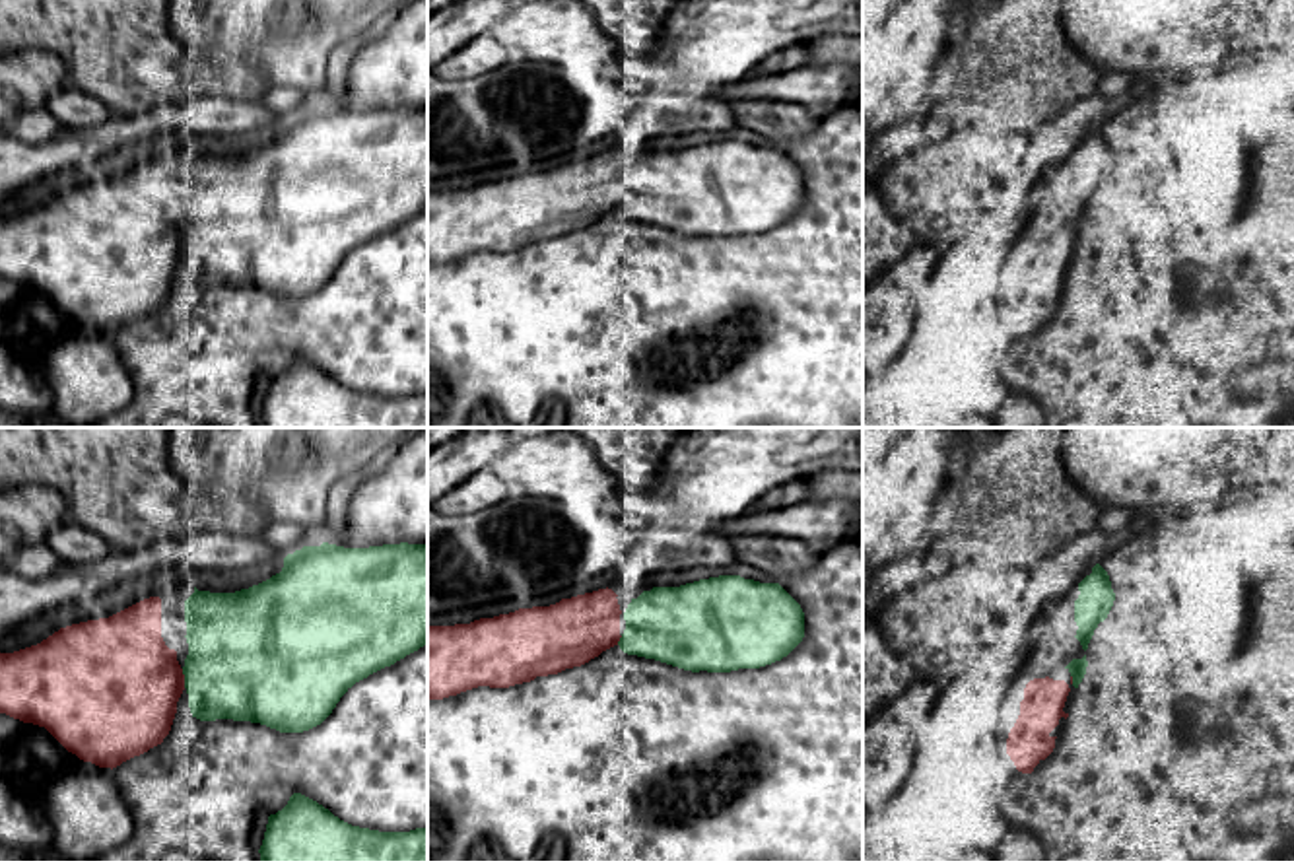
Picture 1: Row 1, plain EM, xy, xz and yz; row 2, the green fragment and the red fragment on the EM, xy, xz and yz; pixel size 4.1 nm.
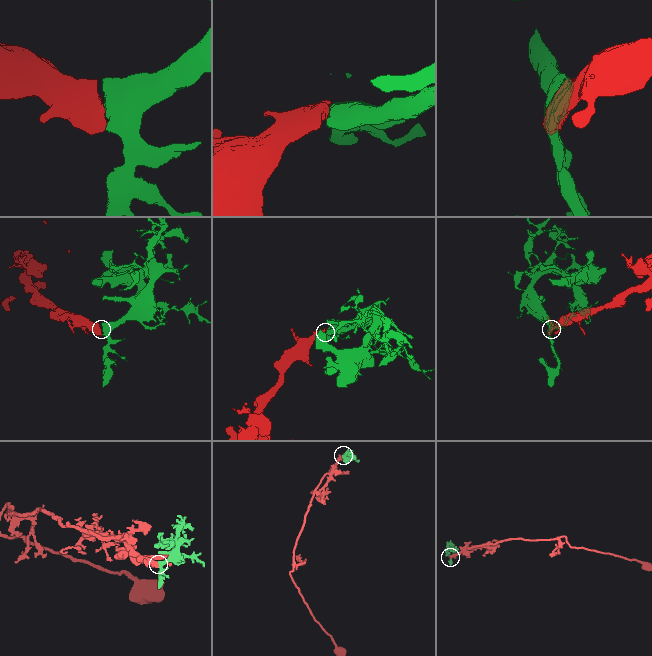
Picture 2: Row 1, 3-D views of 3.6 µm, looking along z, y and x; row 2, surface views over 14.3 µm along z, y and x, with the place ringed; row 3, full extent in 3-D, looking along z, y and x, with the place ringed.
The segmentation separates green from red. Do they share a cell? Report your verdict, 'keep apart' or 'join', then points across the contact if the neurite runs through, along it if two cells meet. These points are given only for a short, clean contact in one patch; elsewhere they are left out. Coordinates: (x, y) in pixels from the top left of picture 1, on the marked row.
join

